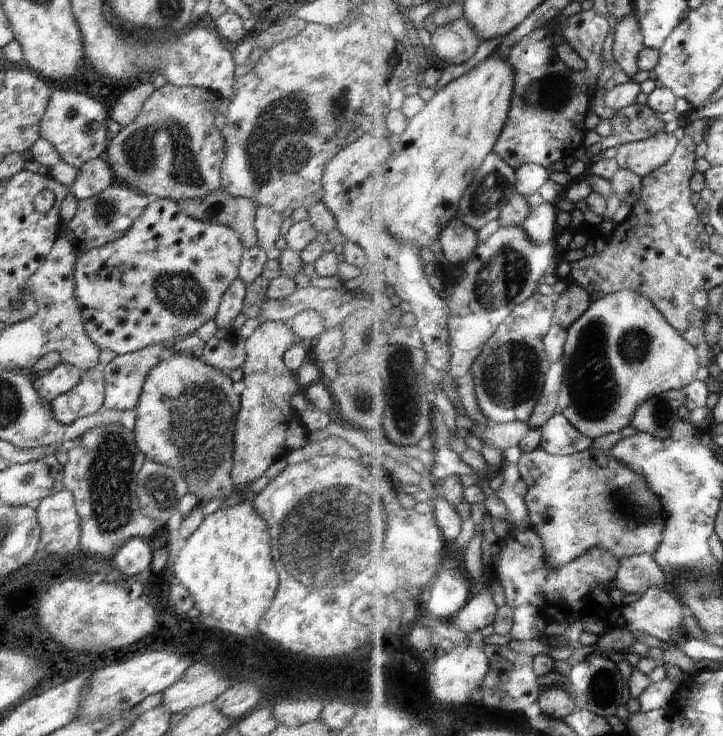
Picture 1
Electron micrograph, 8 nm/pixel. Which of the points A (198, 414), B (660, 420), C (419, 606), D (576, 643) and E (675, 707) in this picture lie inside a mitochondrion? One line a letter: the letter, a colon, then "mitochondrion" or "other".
A: mitochondrion
B: mitochondrion
C: other
D: other
E: other

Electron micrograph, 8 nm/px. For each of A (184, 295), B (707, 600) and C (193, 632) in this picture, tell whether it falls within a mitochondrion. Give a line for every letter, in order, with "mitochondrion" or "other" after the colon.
A: mitochondrion
B: mitochondrion
C: other

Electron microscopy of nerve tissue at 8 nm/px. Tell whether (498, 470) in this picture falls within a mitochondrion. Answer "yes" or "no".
no

